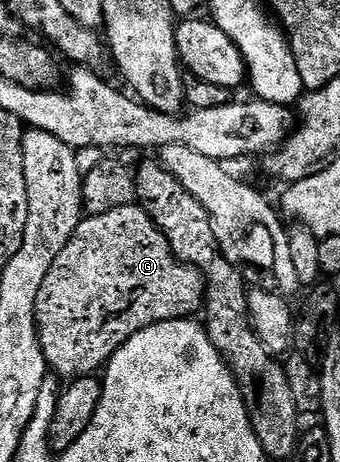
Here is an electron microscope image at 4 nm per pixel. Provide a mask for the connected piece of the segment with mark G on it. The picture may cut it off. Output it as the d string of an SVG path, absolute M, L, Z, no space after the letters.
M133 204L114 208L114 212L81 217L66 248L58 252L58 260L54 260L46 280L42 280L36 305L36 327L49 371L57 379L75 380L103 371L114 352L118 352L130 336L159 322L199 315L205 301L206 283L199 270L180 262L144 207Z

